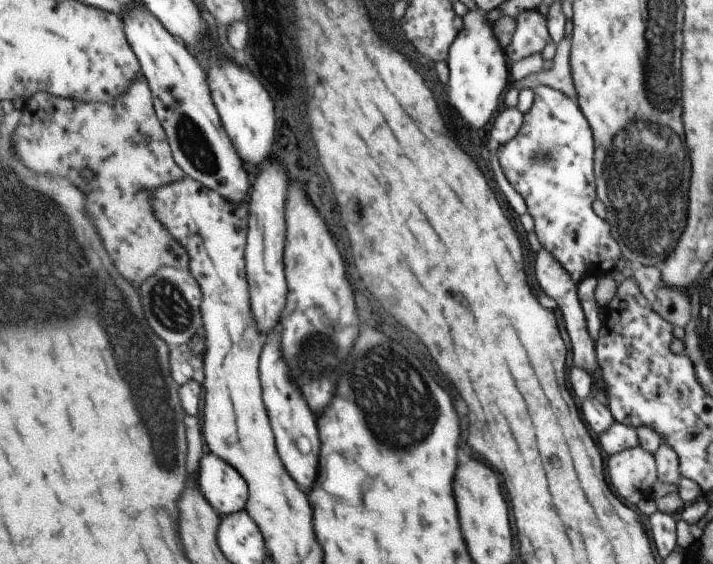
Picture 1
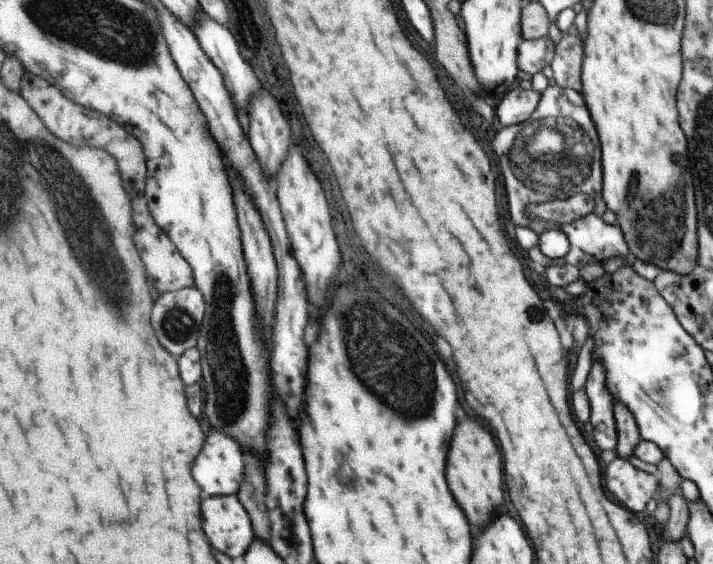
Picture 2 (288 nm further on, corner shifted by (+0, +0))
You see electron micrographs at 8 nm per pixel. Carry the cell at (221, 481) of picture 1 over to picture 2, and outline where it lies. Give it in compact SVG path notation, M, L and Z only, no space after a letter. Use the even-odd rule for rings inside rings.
M213 428L205 452L195 464L195 478L209 496L239 494L247 478L247 462L243 446L227 432Z

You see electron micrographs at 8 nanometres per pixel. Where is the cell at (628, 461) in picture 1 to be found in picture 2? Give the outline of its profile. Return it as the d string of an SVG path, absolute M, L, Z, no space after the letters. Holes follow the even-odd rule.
M615 458L607 464L607 492L627 510L639 512L657 490L657 480L649 472L635 470L629 460Z

